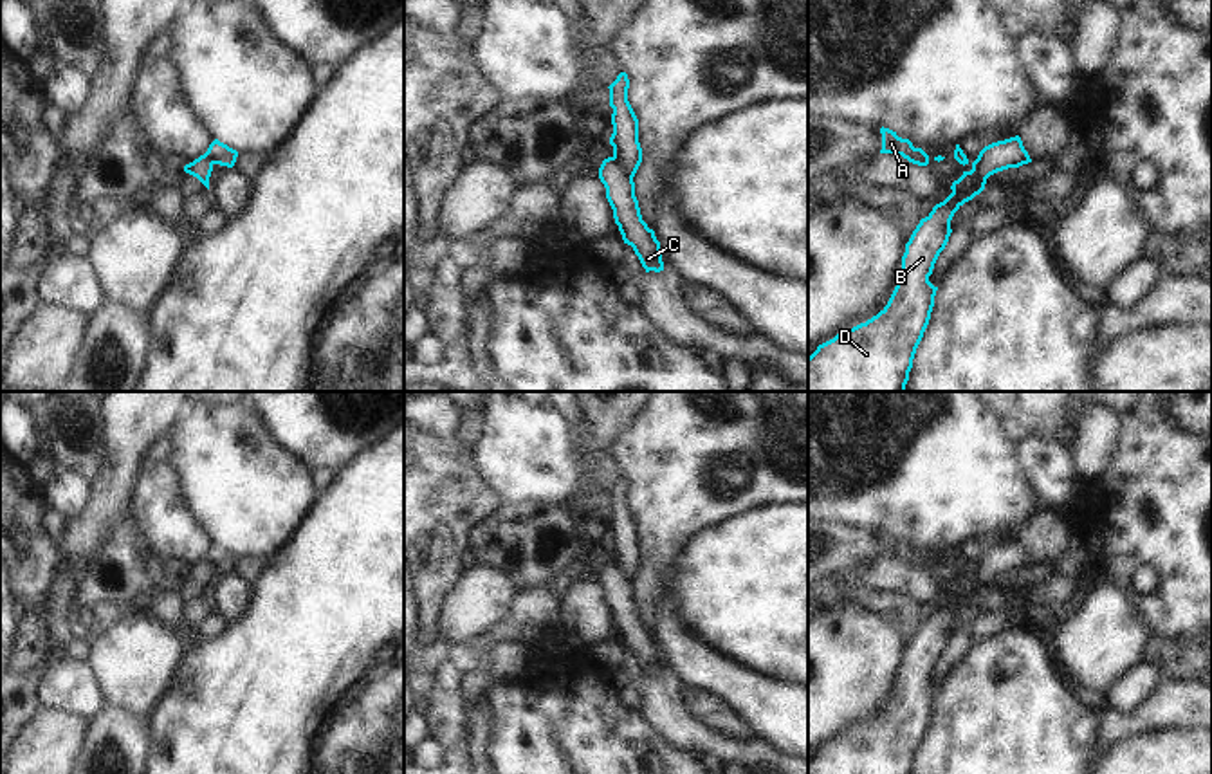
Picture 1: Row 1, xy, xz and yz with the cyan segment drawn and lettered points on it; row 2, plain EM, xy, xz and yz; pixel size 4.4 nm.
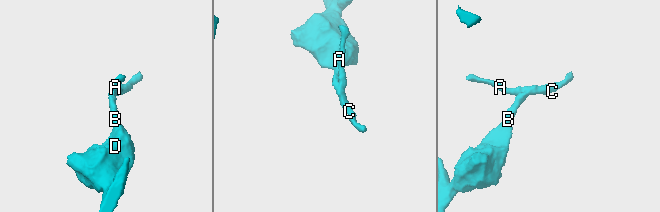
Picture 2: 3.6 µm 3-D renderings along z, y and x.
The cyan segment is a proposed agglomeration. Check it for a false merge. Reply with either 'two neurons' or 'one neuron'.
one neuron

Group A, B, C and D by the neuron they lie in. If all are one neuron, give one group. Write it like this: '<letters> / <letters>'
A B C D

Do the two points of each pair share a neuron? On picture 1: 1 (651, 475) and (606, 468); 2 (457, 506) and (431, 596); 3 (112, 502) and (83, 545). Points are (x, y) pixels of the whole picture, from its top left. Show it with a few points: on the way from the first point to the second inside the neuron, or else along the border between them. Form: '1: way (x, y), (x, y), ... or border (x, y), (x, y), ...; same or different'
1: border (612, 451), (624, 475); different
2: way (437, 527), (437, 574); same
3: way (105, 513), (89, 534); same

